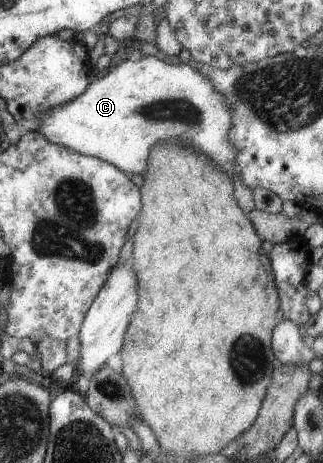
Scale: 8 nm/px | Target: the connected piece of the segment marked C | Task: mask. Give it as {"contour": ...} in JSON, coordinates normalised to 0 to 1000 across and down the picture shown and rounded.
{"contour":[[[381,119],[378,132],[266,188],[248,205],[217,214],[198,227],[136,235],[118,248],[111,283],[152,309],[204,317],[266,339],[291,339],[334,354],[350,354],[368,369],[396,378],[440,374],[461,341],[464,317],[495,300],[551,296],[576,305],[601,326],[650,339],[650,348],[693,369],[709,371],[724,352],[731,324],[706,313],[700,287],[712,279],[712,227],[687,205],[656,188],[638,164],[585,143],[570,127],[554,140],[508,136],[495,123],[440,121],[430,132],[409,134]]]}

